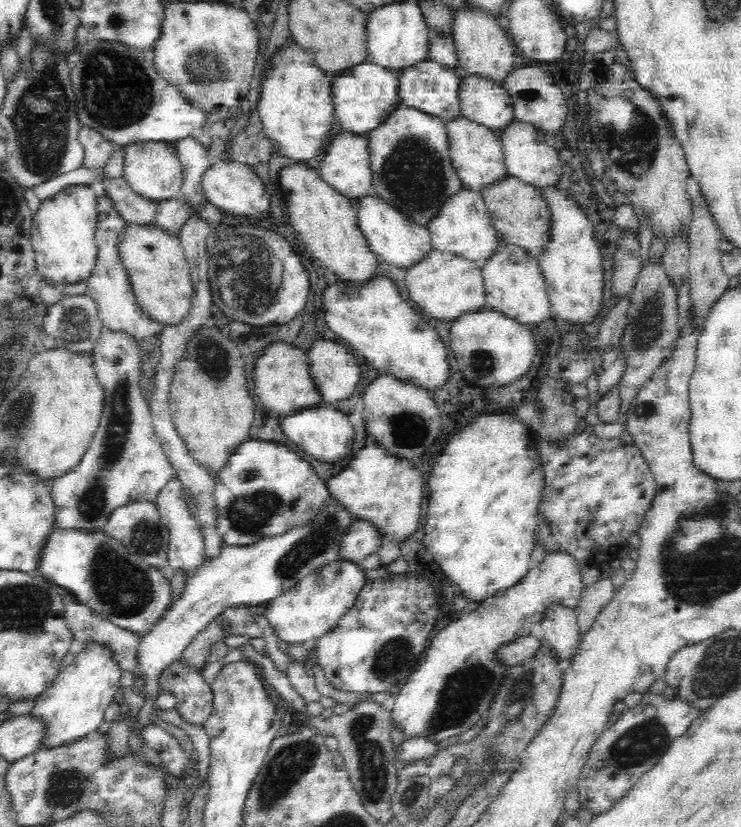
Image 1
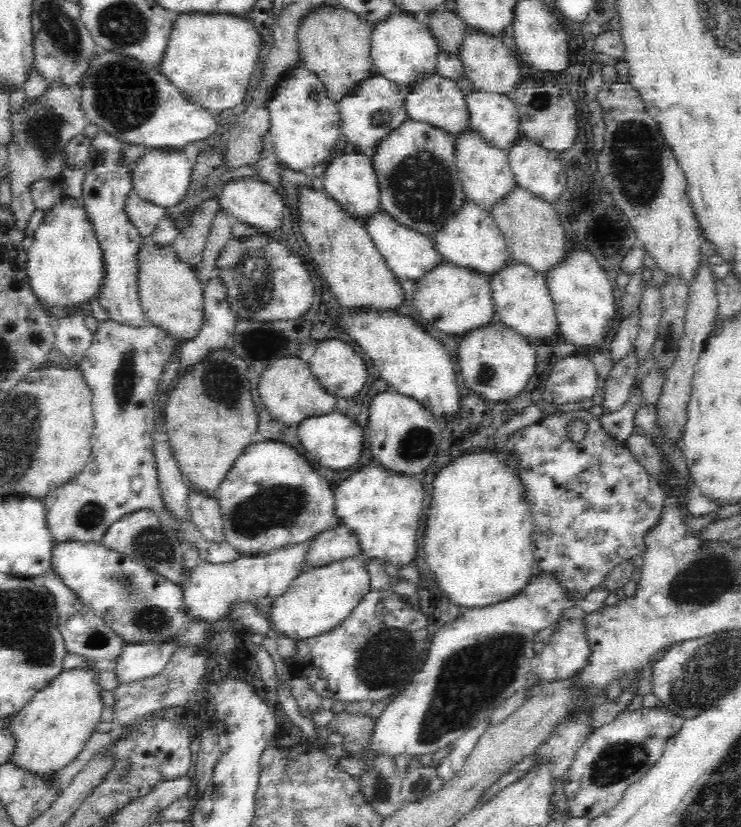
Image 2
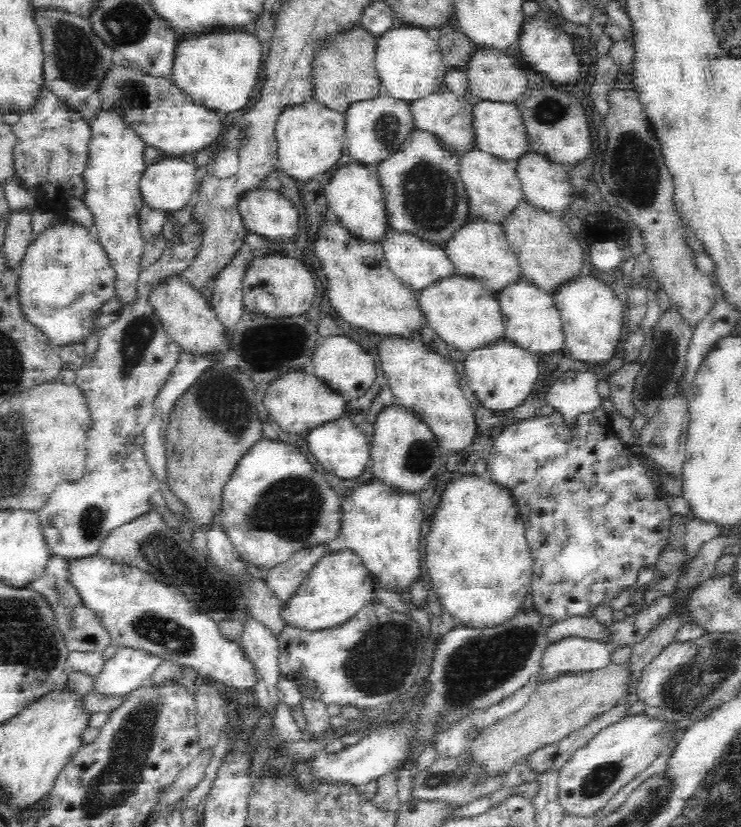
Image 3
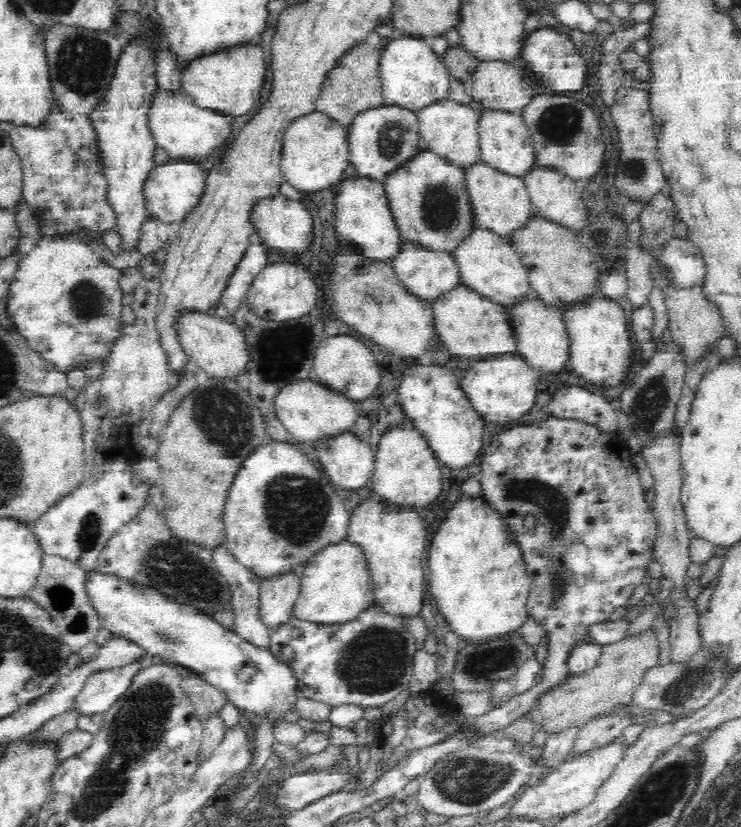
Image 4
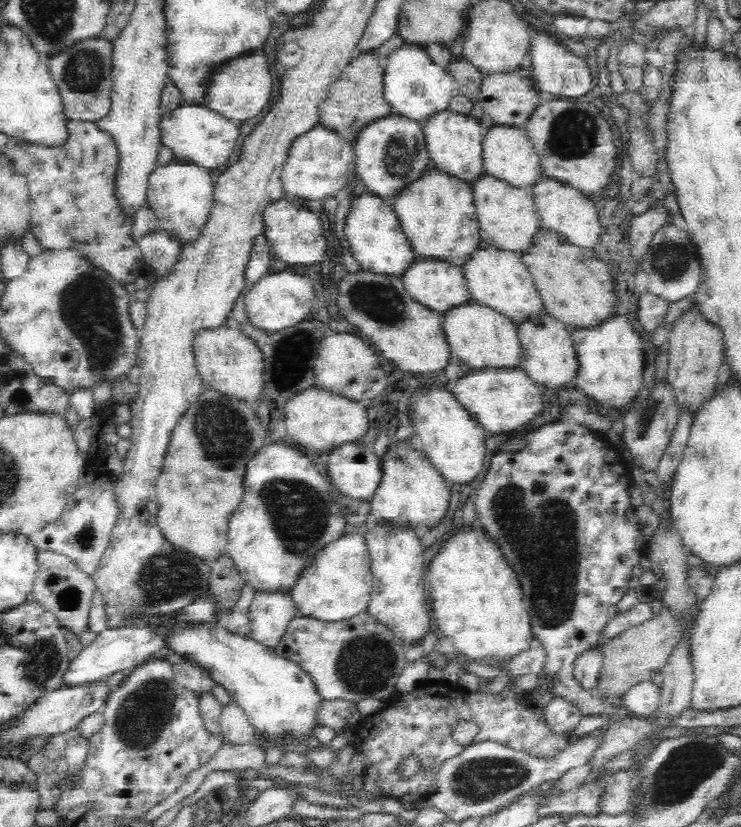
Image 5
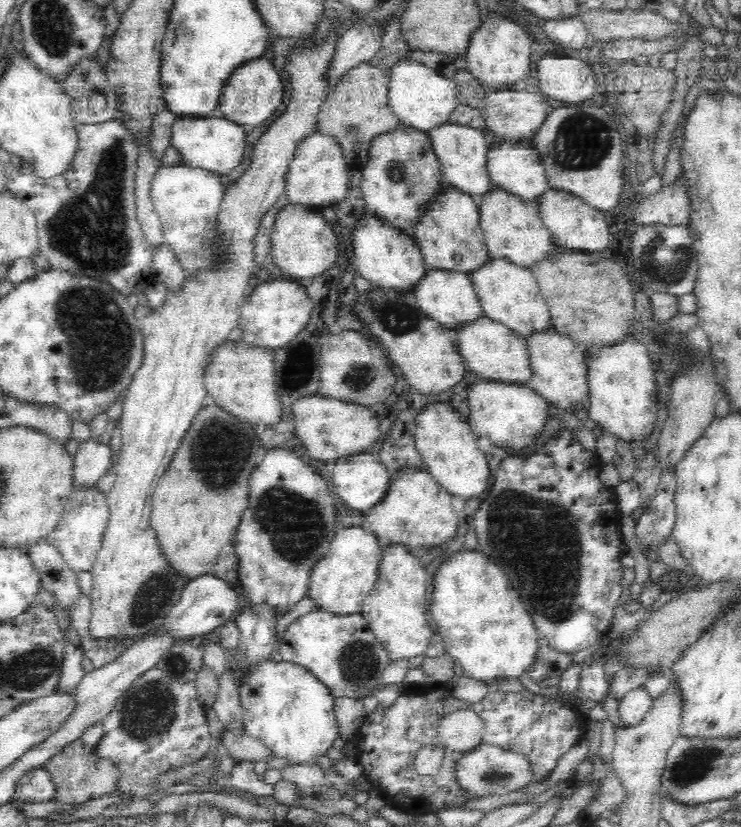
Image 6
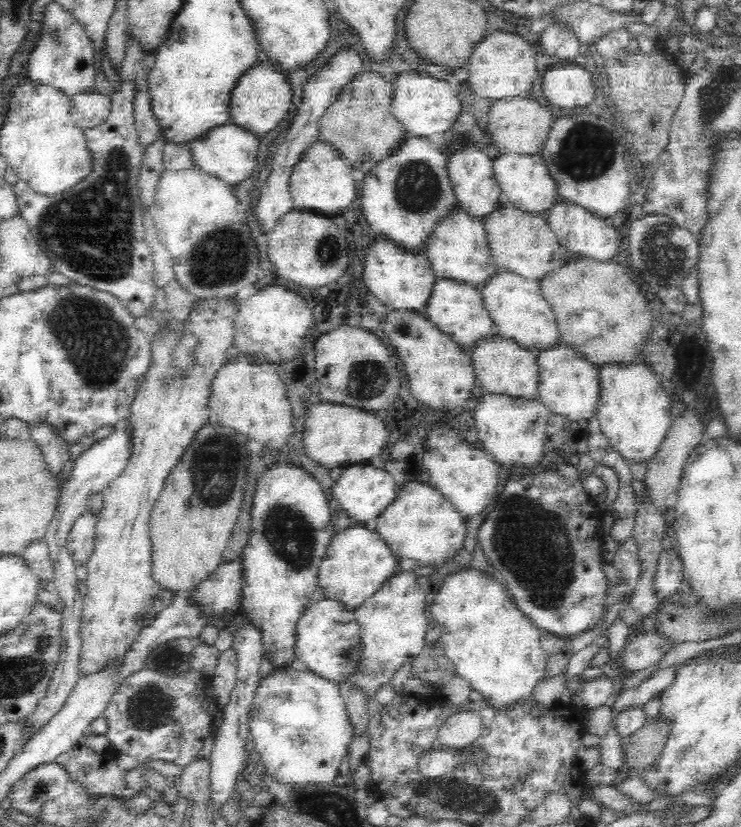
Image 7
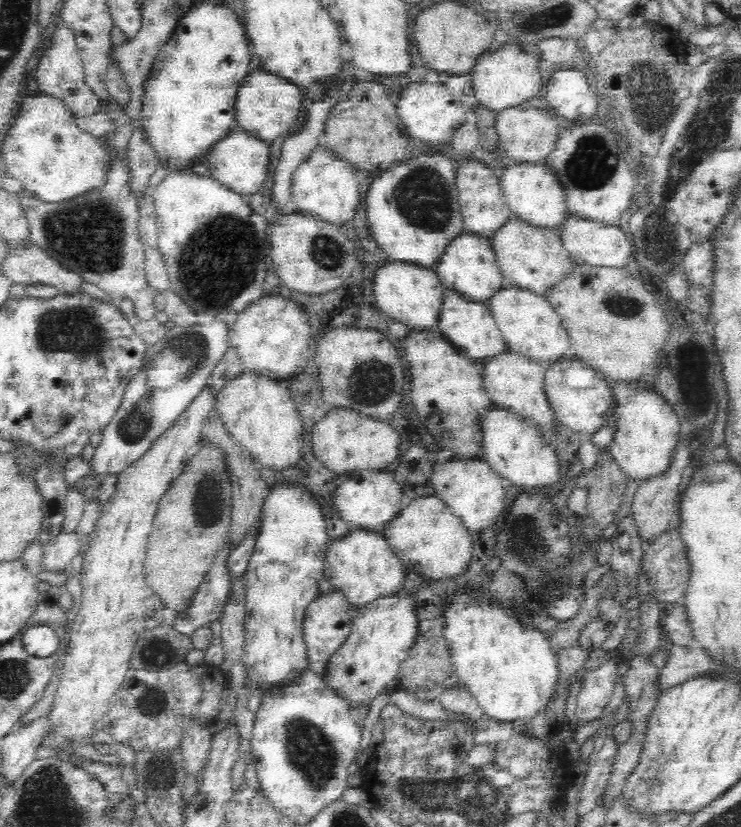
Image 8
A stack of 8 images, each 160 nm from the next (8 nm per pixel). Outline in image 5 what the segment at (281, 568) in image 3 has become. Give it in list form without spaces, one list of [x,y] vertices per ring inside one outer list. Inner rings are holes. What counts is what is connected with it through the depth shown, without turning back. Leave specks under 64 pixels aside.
[[[255,593],[248,611],[248,639],[273,649],[286,632],[288,624],[299,615],[291,593]]]

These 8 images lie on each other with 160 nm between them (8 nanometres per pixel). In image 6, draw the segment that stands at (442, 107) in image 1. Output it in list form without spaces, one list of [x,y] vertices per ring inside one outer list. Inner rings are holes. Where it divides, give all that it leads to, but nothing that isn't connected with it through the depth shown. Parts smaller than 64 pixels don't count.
[[[448,122],[432,130],[429,136],[440,163],[443,190],[457,190],[459,193],[471,196],[477,202],[492,190],[490,173],[486,166],[490,146],[486,143],[481,130]]]

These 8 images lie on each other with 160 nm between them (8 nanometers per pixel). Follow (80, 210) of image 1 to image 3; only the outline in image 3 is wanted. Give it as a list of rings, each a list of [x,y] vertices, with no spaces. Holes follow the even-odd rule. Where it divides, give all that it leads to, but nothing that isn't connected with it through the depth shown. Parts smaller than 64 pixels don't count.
[[[60,215],[57,224],[53,224],[35,237],[21,260],[17,276],[17,297],[22,316],[39,333],[45,334],[47,343],[58,351],[64,346],[84,344],[92,336],[95,326],[94,315],[98,314],[100,308],[117,294],[115,278],[114,267],[110,264],[100,242],[90,237],[86,227]]]

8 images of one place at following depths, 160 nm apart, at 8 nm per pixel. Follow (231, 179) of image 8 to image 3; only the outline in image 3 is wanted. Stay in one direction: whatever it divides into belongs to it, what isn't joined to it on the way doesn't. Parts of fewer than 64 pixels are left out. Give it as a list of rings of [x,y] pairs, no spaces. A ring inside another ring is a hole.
[[[114,66],[99,90],[99,109],[117,107],[126,114],[126,122],[137,131],[147,146],[154,147],[162,156],[172,158],[190,158],[208,146],[213,146],[216,138],[222,134],[222,115],[217,111],[194,104],[193,98],[178,88],[171,80],[146,75],[136,66]]]

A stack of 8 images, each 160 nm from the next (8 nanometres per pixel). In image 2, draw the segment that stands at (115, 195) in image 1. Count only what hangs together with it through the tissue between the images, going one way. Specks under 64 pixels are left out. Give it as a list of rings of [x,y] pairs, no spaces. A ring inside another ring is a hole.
[[[132,190],[126,200],[126,212],[141,236],[146,238],[156,230],[158,222],[164,218],[168,210],[142,200],[136,191]]]

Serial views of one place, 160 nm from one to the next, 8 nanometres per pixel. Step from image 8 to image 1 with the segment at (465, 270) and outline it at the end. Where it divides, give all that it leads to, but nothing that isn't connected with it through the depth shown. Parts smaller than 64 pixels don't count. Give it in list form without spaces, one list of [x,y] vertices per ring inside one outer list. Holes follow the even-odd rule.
[[[400,104],[376,130],[367,135],[372,169],[372,193],[412,222],[426,227],[448,198],[464,187],[450,158],[449,134],[439,118]]]

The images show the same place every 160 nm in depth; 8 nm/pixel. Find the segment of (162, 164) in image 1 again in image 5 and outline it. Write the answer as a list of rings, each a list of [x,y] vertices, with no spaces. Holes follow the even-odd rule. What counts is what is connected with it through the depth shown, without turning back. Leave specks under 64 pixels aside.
[[[170,163],[156,167],[147,182],[146,202],[158,217],[163,230],[180,244],[194,242],[206,226],[214,204],[215,179],[207,168],[192,164]]]

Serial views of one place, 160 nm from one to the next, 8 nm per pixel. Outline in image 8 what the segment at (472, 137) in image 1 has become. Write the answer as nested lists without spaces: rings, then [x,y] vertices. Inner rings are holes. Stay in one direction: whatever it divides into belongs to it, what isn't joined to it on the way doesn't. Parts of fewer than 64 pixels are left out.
[[[515,216],[494,234],[490,245],[505,282],[537,296],[545,297],[550,288],[575,270],[576,262],[566,252],[558,231],[534,228]]]

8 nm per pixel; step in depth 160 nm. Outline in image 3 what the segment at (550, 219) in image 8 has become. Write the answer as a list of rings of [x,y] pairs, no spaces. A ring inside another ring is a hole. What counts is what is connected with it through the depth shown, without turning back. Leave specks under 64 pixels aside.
[[[480,101],[473,106],[472,112],[476,149],[511,164],[531,152],[521,112],[514,103]]]

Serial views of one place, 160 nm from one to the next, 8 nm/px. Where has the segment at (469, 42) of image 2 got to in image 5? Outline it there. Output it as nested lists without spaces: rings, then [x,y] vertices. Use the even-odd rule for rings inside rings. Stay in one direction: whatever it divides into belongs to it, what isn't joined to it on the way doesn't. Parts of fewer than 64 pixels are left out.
[[[514,72],[484,76],[478,101],[493,126],[518,128],[536,112],[540,104],[538,94],[531,78]]]

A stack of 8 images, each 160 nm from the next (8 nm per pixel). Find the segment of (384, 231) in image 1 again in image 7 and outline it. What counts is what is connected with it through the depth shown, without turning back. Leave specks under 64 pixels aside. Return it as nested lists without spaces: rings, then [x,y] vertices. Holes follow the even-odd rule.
[[[437,279],[424,315],[447,334],[465,353],[474,350],[478,342],[486,341],[497,330],[489,312],[484,306],[481,291],[467,284],[446,279]]]

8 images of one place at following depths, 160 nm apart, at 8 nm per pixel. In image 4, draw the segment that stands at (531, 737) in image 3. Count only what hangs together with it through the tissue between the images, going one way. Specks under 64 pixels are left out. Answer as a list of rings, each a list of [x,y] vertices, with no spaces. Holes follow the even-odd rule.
[[[653,629],[601,646],[598,664],[579,675],[572,675],[562,686],[550,690],[529,710],[534,726],[540,725],[550,731],[559,731],[566,725],[584,724],[584,719],[594,719],[609,714],[612,707],[630,705],[635,688],[644,680],[646,673],[658,665],[660,642]]]

